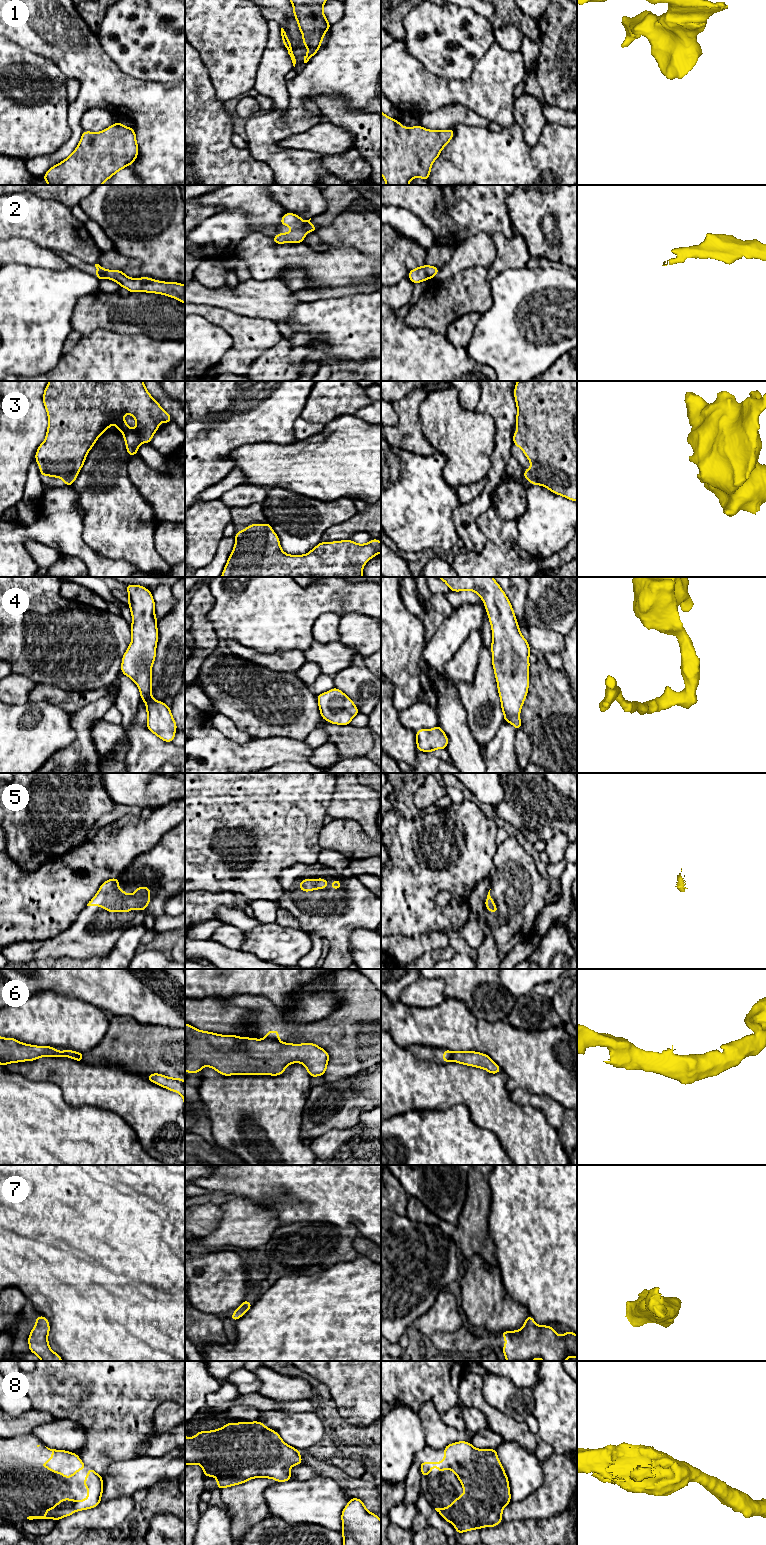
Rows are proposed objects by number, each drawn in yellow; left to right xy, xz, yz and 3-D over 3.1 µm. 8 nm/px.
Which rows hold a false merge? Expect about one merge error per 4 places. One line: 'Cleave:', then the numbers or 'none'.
Cleave: 6

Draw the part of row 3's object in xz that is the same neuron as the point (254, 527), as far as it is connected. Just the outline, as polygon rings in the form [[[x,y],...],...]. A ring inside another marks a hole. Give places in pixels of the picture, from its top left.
[[[268,523],[237,531],[235,540],[221,577],[363,577],[363,566],[381,553],[381,542],[373,538],[366,544],[350,539],[320,542],[305,555],[289,555],[281,549],[279,537]]]

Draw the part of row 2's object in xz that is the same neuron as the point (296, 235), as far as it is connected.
[[[287,212],[283,215],[280,224],[290,226],[293,230],[288,233],[278,233],[272,238],[273,242],[276,244],[302,243],[307,236],[307,232],[315,232],[317,230],[316,226],[310,223],[310,220],[311,218],[307,221],[302,221],[301,216]]]

